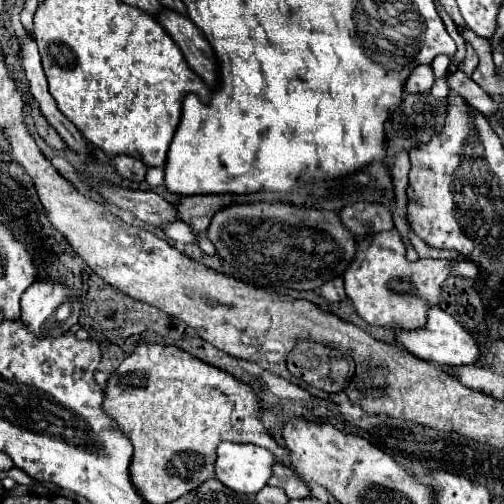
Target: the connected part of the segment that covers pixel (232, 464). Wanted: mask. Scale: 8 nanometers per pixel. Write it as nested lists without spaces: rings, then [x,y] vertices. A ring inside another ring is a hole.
[[[220,443],[214,477],[238,493],[258,493],[272,475],[274,455],[258,445]]]

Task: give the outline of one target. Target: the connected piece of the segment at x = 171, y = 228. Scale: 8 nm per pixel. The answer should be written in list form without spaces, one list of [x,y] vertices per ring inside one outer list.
[[[172,221],[170,225],[166,225],[166,229],[162,229],[166,233],[166,237],[174,239],[174,241],[182,241],[182,243],[190,243],[190,241],[196,241],[198,233],[192,233],[192,229],[182,223],[182,221]]]

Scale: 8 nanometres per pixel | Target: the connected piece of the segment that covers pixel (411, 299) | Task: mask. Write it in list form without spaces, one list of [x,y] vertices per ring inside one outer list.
[[[392,229],[376,233],[358,243],[358,255],[344,273],[344,287],[352,299],[356,313],[370,325],[392,331],[416,331],[426,325],[428,311],[442,303],[442,283],[450,275],[446,259],[406,259],[402,235]]]

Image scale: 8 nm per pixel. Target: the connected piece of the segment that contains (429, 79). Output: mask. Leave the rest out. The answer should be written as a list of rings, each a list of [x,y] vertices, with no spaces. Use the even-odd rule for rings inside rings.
[[[418,65],[406,81],[406,91],[408,93],[426,93],[432,89],[434,81],[436,77],[432,71],[432,65]]]

